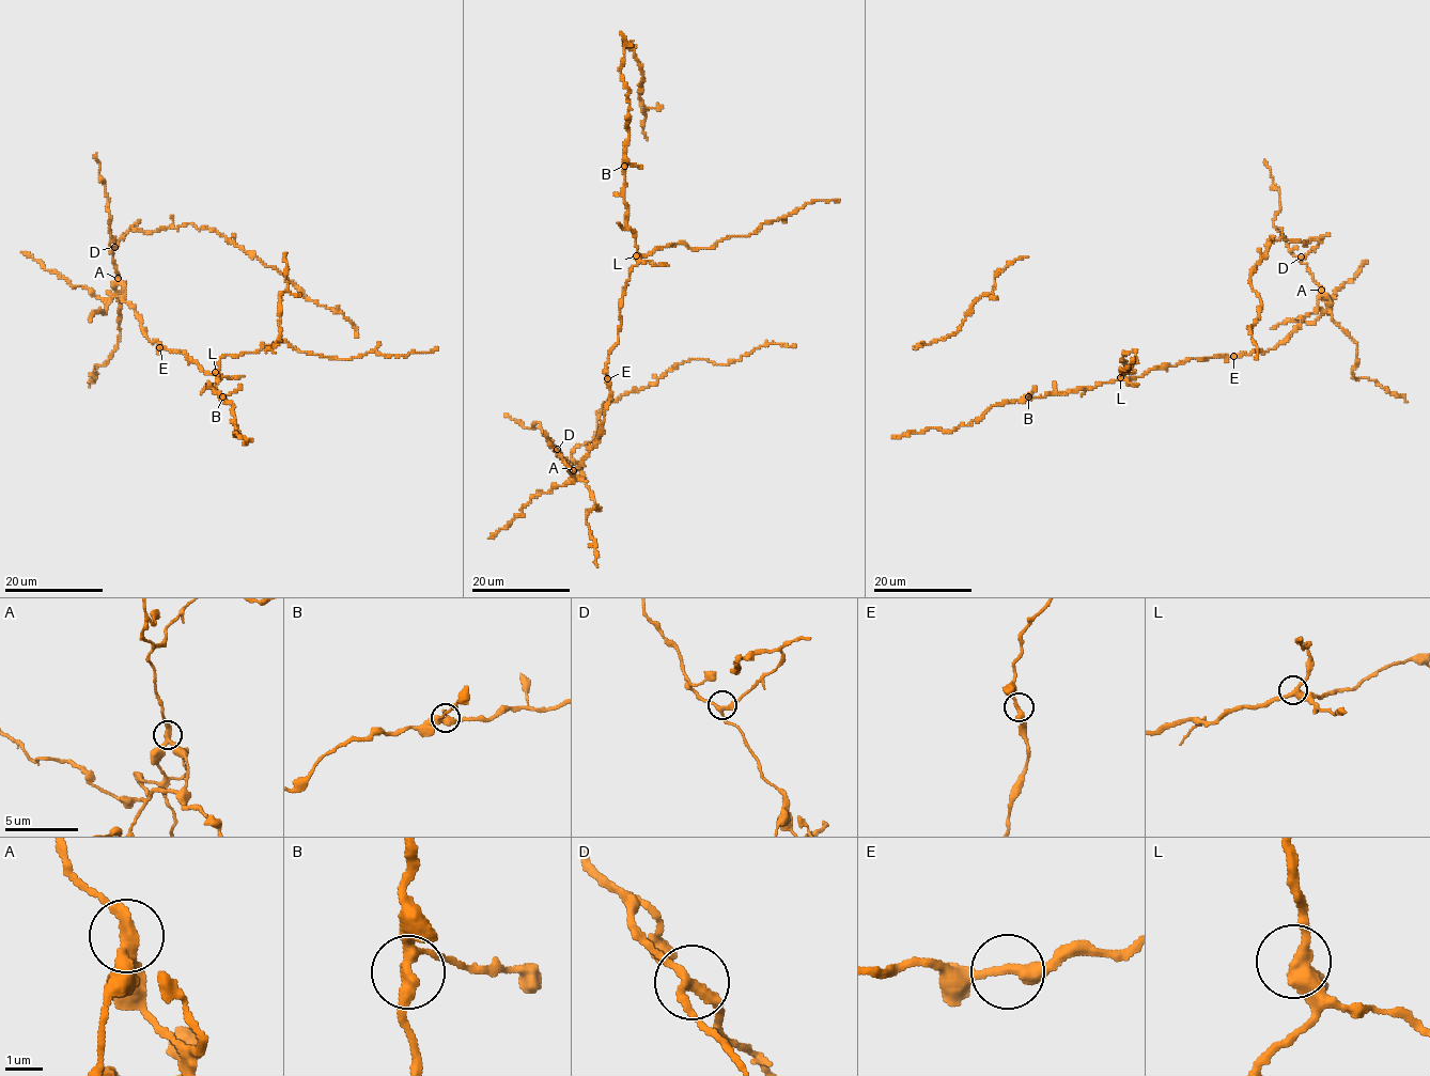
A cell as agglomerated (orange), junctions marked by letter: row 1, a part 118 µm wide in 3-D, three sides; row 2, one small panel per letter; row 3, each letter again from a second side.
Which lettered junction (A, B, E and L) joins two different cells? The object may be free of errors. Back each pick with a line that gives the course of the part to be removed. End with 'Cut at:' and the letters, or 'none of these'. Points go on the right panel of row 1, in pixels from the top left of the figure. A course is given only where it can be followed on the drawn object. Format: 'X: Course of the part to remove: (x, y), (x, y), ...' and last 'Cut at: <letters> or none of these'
A: Course of the part to remove: (1321, 289), (1301, 259), (1319, 238), (1306, 246), (1273, 235), (1250, 276), (1261, 308), (1250, 336), (1257, 358)
Cut at: A

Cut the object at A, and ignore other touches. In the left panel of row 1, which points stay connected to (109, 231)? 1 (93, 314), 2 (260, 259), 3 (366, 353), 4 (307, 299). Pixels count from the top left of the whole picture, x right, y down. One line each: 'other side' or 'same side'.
1: other side
2: same side
3: other side
4: same side

